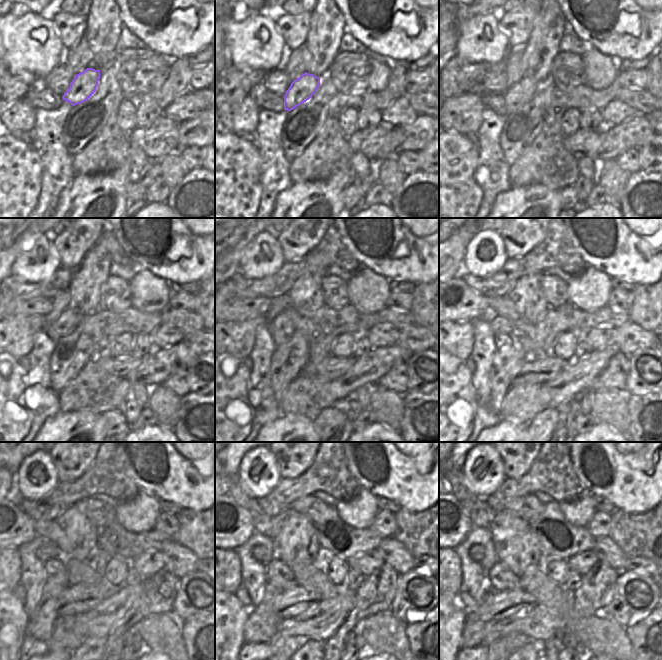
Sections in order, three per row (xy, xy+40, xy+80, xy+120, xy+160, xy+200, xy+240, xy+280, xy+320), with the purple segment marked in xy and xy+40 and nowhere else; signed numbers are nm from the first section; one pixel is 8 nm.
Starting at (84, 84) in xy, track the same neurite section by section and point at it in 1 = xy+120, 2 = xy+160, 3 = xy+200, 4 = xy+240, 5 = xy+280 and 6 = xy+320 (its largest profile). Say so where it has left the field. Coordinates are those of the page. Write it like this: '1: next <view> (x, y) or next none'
1: next xy+120 (69, 320)
2: next xy+160 (283, 322)
3: next xy+200 (499, 324)
4: next xy+240 (49, 550)
5: next xy+280 (259, 552)
6: next xy+320 (476, 552)

